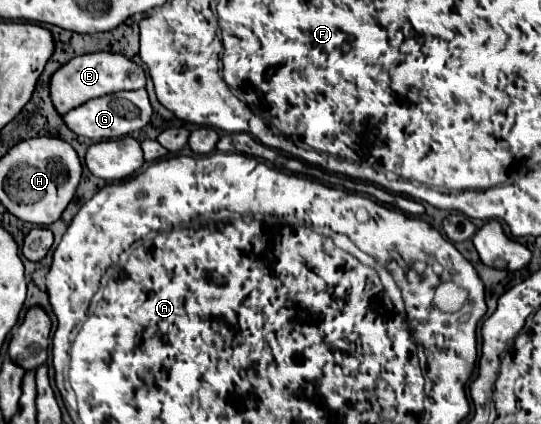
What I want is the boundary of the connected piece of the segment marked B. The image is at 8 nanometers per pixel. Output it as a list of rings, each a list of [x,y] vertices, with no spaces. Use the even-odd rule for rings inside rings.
[[[94,52],[94,54],[84,54],[66,62],[50,80],[50,96],[56,110],[60,114],[66,114],[92,98],[100,98],[120,90],[140,90],[144,88],[144,84],[146,84],[146,74],[142,66],[138,66],[136,62],[128,60],[122,54]]]

